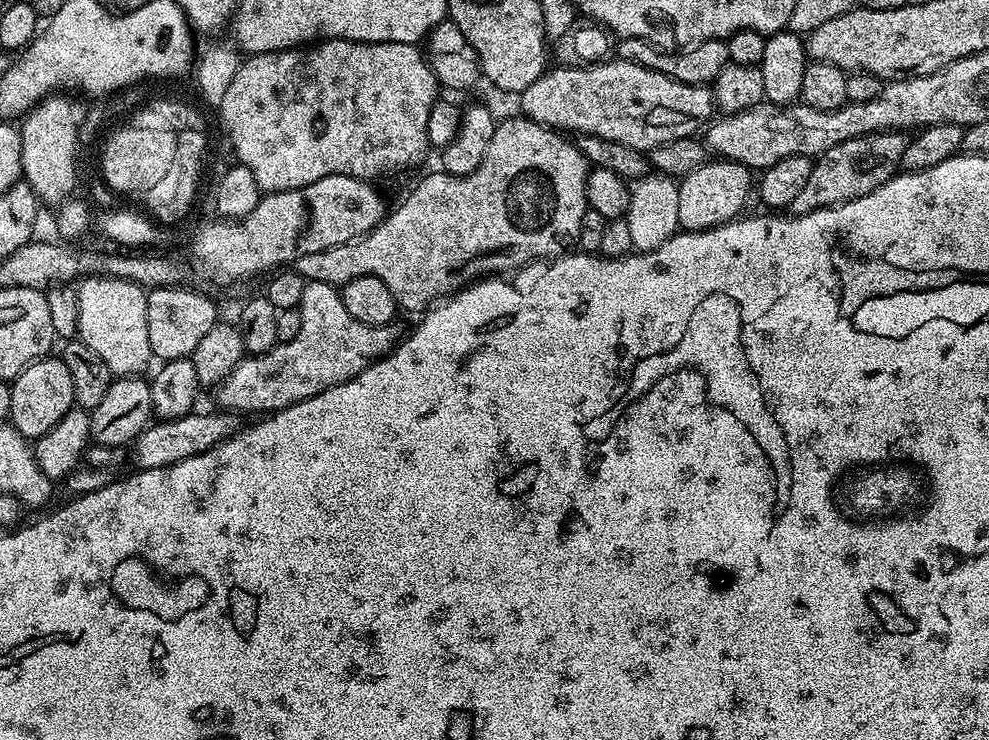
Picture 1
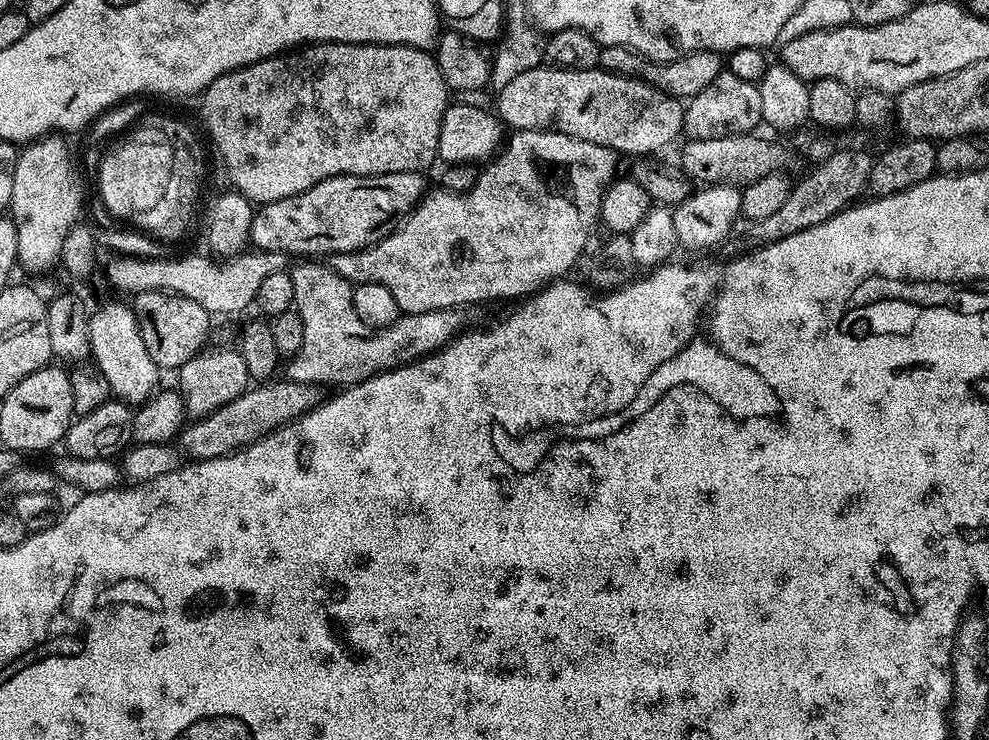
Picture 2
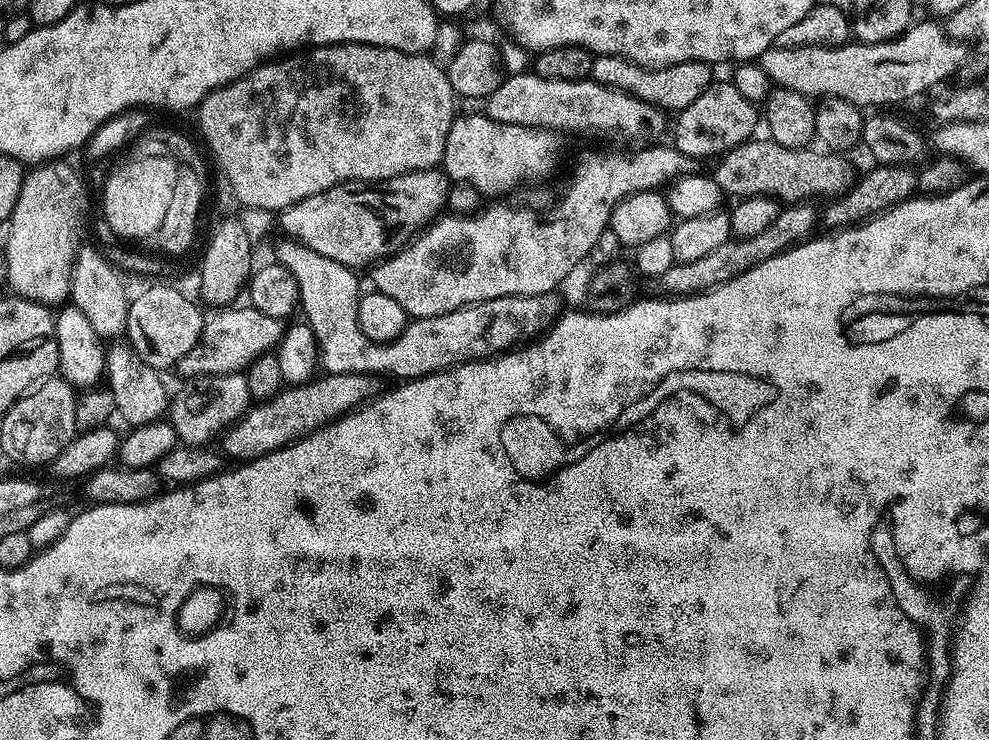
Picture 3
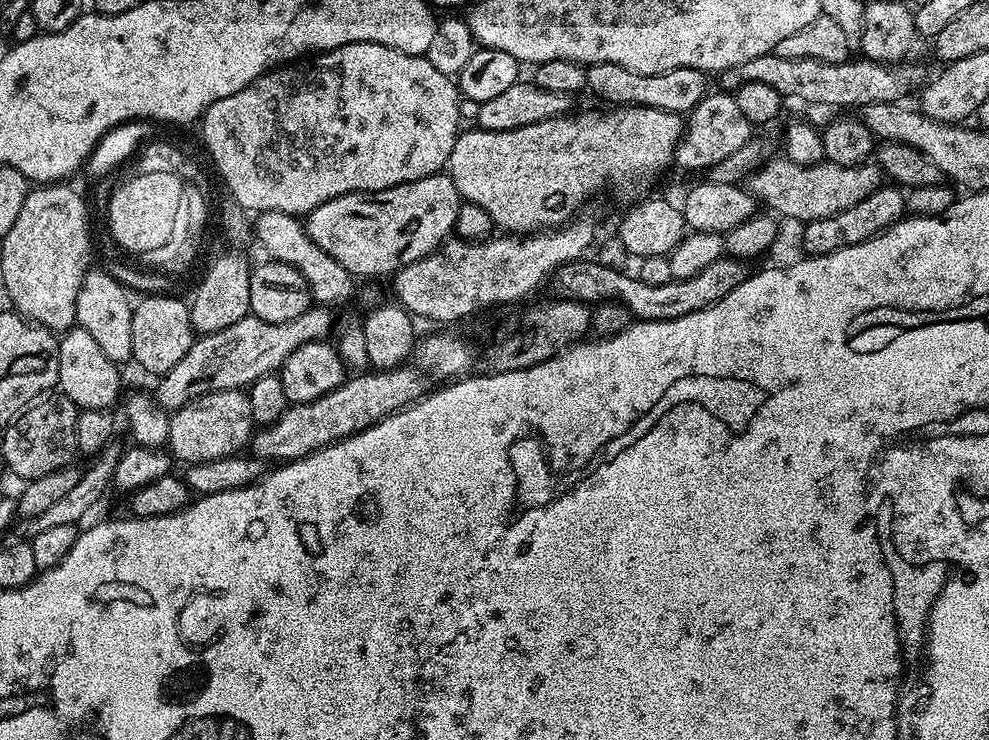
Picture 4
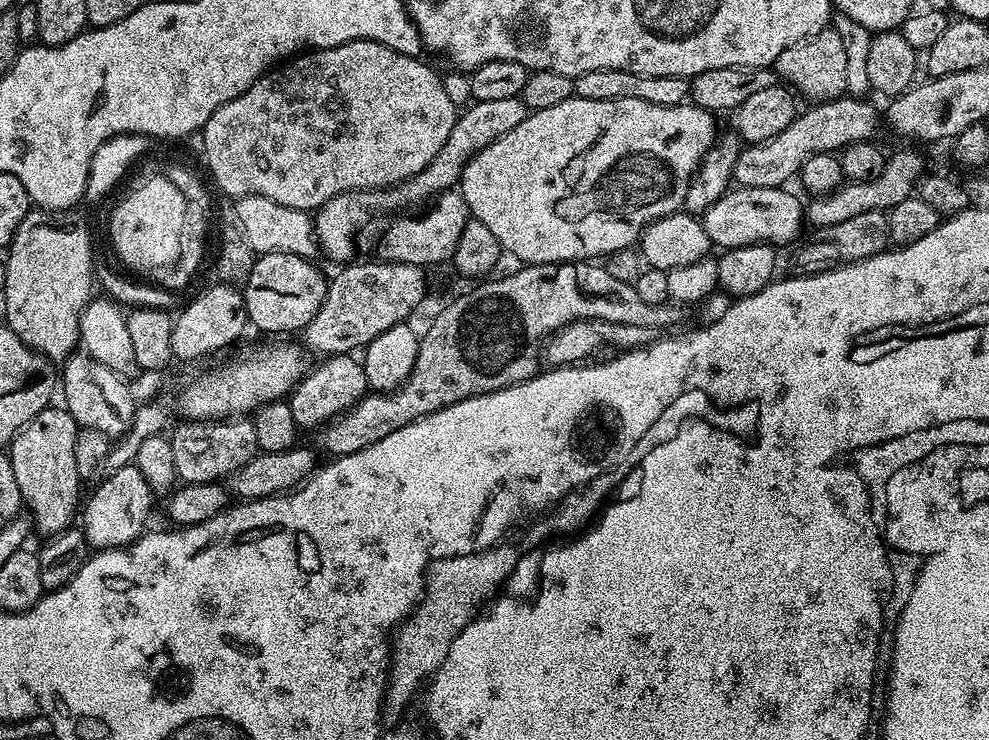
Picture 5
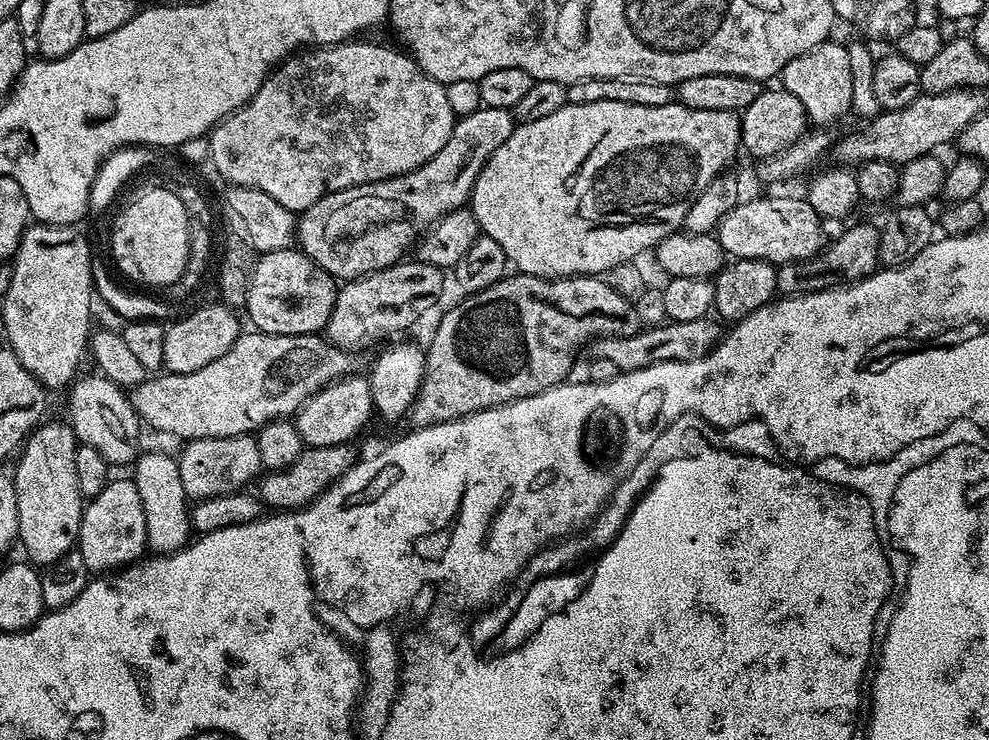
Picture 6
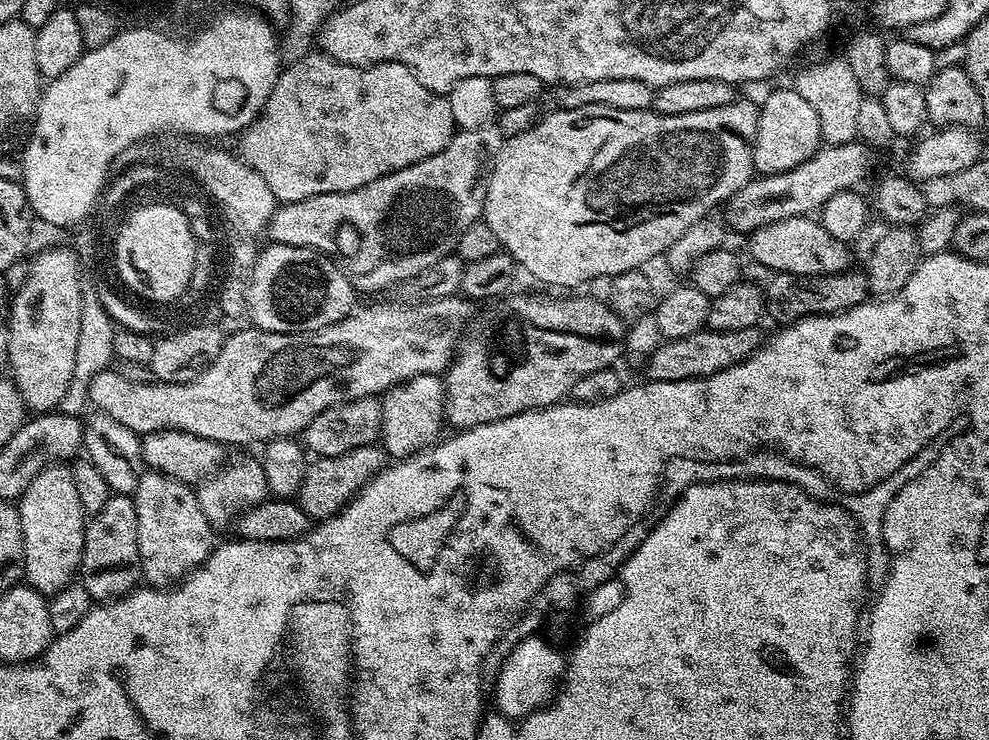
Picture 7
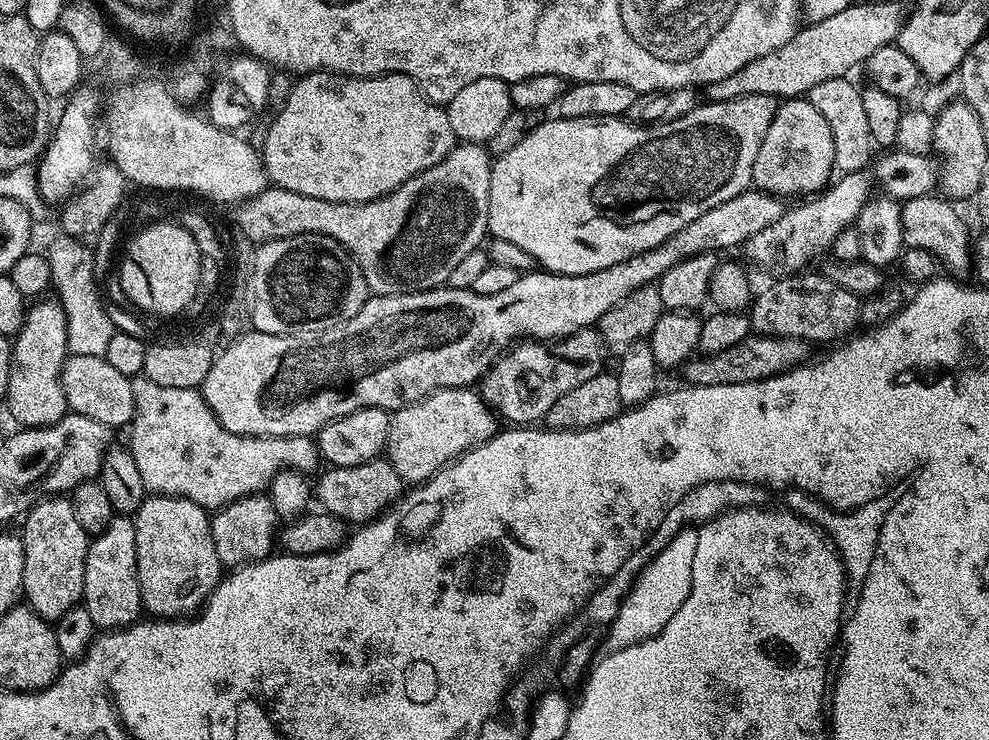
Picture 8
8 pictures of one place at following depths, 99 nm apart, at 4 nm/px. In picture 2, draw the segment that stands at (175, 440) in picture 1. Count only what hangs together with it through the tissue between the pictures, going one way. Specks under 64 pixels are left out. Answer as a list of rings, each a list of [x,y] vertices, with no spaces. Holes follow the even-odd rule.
[[[264,382],[259,386],[249,387],[247,392],[234,398],[234,402],[226,402],[226,406],[214,410],[210,415],[185,423],[178,437],[179,455],[188,456],[184,458],[192,462],[229,456],[240,448],[258,442],[263,436],[269,436],[283,424],[291,424],[298,417],[305,416],[311,408],[321,403],[319,387],[291,382],[272,383],[274,382]]]

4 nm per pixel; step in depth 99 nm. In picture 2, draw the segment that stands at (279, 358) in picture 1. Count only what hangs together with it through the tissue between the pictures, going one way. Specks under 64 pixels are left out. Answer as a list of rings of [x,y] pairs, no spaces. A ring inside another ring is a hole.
[[[302,262],[299,264],[302,265],[298,268],[293,267],[291,273],[294,282],[294,298],[296,299],[294,310],[302,318],[304,333],[302,334],[302,346],[296,351],[295,356],[287,361],[287,379],[291,383],[311,386],[361,384],[364,380],[376,375],[377,372],[389,372],[391,368],[401,368],[404,364],[419,360],[421,356],[428,356],[431,352],[439,351],[465,327],[463,316],[465,313],[458,308],[446,308],[404,314],[396,321],[394,330],[373,330],[366,326],[366,322],[362,322],[362,318],[358,318],[358,313],[354,310],[353,285],[321,263]]]

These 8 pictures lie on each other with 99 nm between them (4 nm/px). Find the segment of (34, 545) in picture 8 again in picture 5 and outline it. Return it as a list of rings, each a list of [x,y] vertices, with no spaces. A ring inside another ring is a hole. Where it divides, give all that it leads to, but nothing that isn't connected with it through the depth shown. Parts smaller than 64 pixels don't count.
[[[49,406],[42,409],[26,427],[21,428],[10,445],[10,455],[14,466],[14,478],[18,478],[18,490],[23,503],[30,509],[32,522],[37,533],[44,532],[45,537],[64,532],[73,523],[72,515],[77,515],[82,502],[80,487],[82,481],[78,474],[78,466],[74,463],[74,438],[78,431],[76,419],[63,406]]]

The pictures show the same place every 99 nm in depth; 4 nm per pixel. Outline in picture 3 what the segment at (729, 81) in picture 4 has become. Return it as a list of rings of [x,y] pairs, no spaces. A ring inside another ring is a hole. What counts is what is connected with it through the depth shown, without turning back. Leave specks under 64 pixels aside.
[[[927,18],[913,23],[900,36],[877,44],[862,44],[849,42],[836,48],[830,46],[773,46],[760,55],[758,63],[762,70],[771,78],[777,88],[794,90],[809,98],[837,96],[846,98],[846,102],[854,102],[861,110],[880,110],[885,106],[896,106],[903,100],[912,100],[923,92],[931,90],[935,84],[948,80],[968,60],[969,45],[962,40],[956,40],[948,35],[947,27],[935,19]]]

